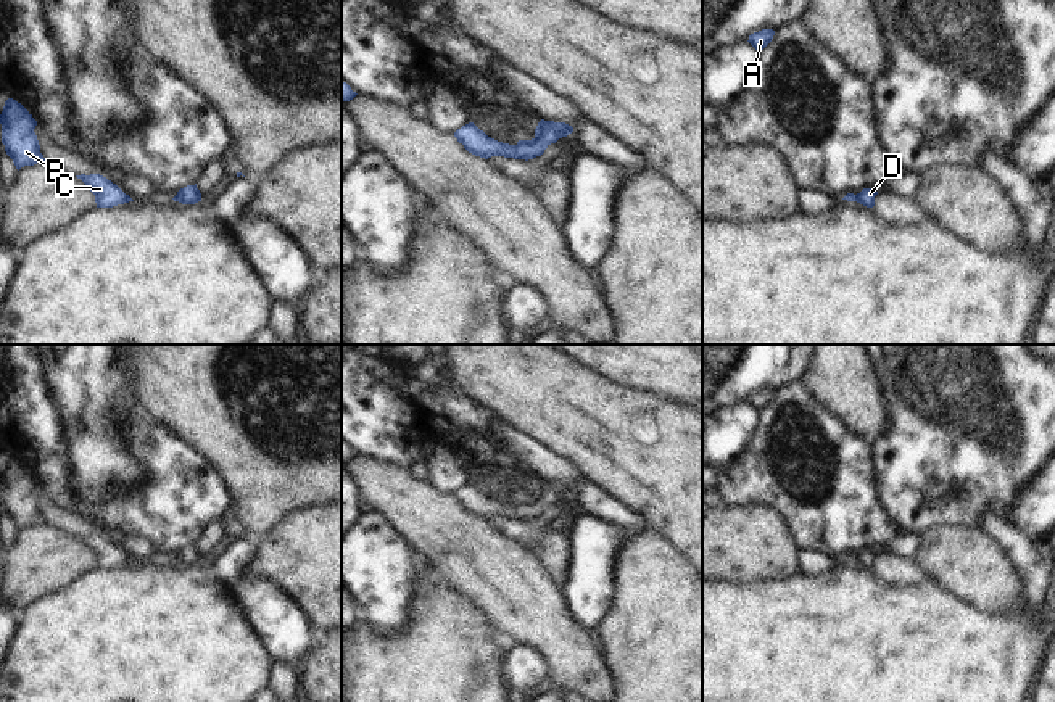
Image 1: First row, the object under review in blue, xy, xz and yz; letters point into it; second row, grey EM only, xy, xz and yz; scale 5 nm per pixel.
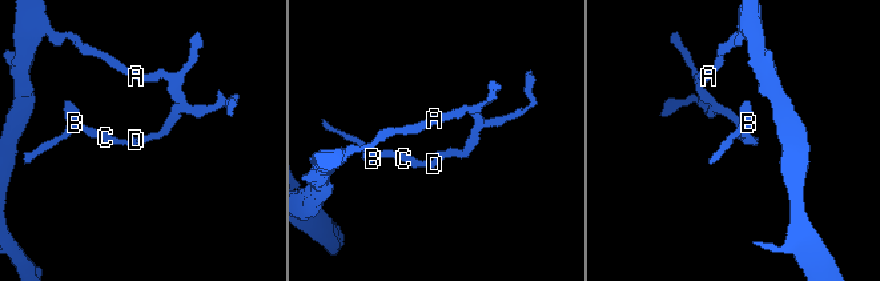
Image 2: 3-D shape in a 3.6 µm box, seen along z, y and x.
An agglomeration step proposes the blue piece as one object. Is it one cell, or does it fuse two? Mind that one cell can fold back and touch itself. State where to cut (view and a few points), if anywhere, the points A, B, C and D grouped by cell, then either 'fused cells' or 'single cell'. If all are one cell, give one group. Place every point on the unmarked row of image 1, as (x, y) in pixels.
cut none; groups A B C D; single cell

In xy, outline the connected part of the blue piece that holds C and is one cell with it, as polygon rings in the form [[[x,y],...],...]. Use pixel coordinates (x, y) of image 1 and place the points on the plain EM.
[[[81,535],[76,538],[81,539],[95,555],[97,568],[113,568],[118,565],[134,562],[116,544],[113,544],[111,541],[108,541],[100,535],[90,535],[90,536]]]

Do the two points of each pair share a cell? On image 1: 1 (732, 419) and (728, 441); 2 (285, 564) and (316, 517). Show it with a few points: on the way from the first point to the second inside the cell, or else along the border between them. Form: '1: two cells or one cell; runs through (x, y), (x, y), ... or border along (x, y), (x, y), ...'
1: one cell; runs through (732, 424), (728, 437)
2: one cell; runs through (297, 553), (316, 533), (316, 528)

